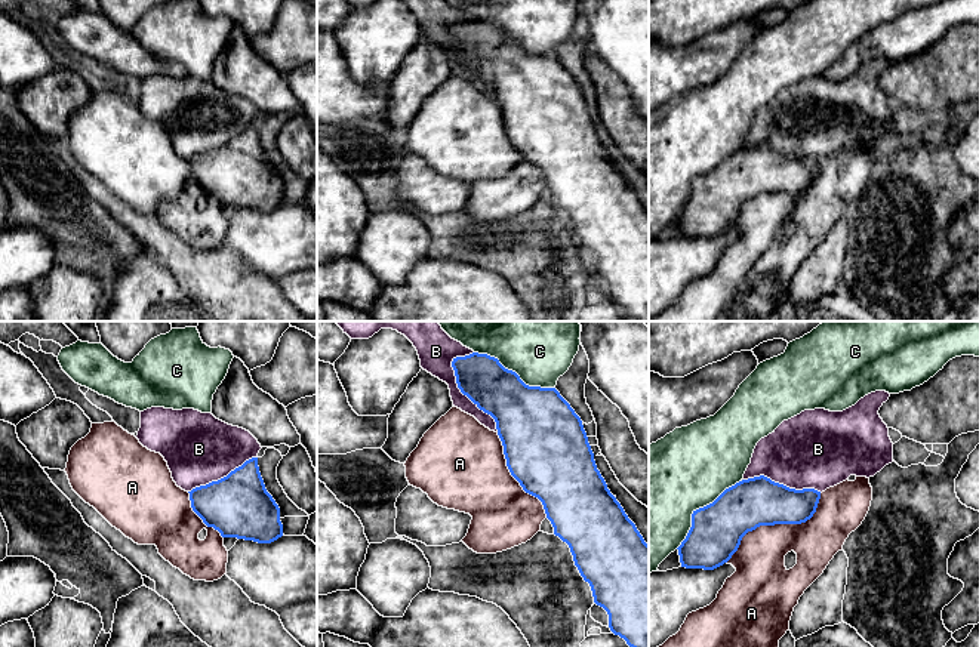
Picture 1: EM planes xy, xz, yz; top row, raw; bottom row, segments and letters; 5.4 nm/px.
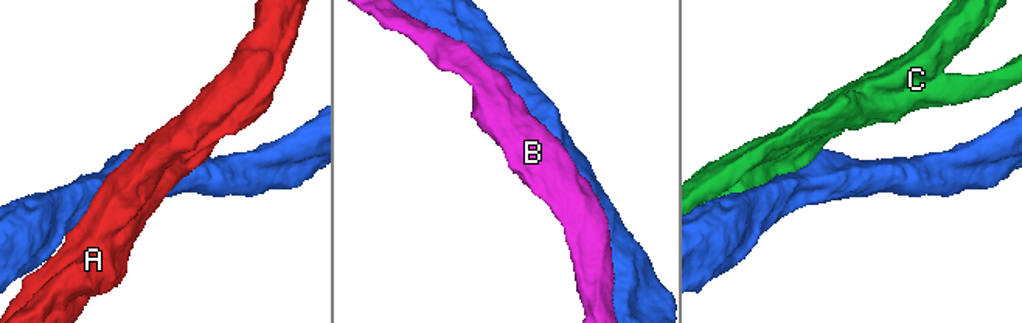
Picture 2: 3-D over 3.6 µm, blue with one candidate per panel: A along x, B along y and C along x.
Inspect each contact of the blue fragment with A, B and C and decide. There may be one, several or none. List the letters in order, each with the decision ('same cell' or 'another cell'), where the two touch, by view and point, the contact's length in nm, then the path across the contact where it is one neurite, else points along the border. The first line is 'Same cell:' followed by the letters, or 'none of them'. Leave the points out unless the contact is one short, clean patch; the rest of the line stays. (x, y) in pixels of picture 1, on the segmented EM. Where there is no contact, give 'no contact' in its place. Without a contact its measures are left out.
Same cell: B
A: another cell; contact yz (776, 523); length 650 nm
B: same cell; contact xz (467, 396); length 480 nm
C: another cell; contact yz (699, 508); length 500 nm

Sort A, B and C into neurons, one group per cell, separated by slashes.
A / B / C

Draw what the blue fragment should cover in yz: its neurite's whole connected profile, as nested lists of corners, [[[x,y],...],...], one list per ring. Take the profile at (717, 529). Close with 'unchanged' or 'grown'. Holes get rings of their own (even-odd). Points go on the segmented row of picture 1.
[[[875,391],[843,412],[804,410],[783,420],[772,434],[761,438],[754,449],[744,478],[726,489],[712,503],[693,511],[692,527],[677,548],[681,567],[714,570],[732,558],[748,532],[760,526],[806,523],[816,512],[822,492],[846,481],[850,475],[874,477],[886,465],[895,462],[889,428],[878,415],[889,397],[890,394],[886,391]]]; grown

